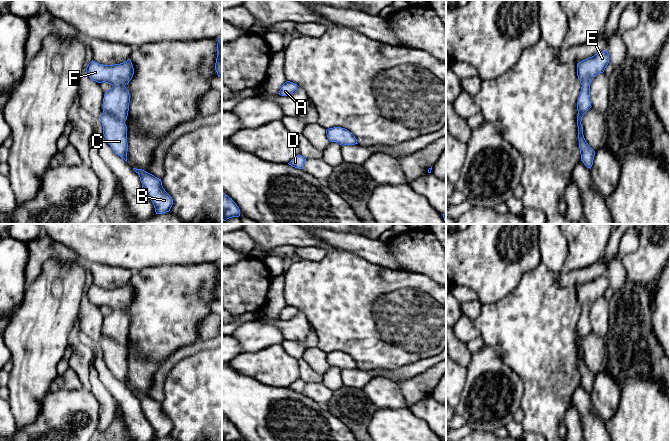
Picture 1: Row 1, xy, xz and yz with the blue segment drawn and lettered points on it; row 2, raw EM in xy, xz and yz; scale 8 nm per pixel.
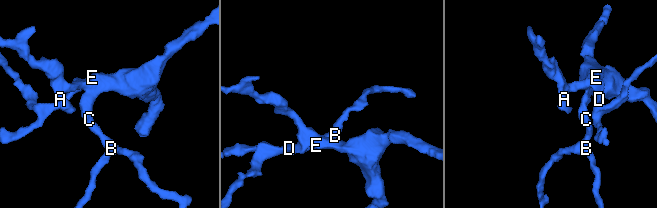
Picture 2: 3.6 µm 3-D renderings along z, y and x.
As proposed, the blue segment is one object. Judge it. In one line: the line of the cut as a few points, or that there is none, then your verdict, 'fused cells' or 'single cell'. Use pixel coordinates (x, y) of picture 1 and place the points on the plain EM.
no cut; single cell

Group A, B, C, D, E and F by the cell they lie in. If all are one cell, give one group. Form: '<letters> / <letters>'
A B C D E F

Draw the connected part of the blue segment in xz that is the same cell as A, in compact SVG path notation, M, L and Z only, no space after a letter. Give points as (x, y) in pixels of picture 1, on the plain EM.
M286 305L282 310L281 313L279 315L279 319L281 320L290 320L292 318L294 318L297 314L298 314L298 309L290 306L290 305Z

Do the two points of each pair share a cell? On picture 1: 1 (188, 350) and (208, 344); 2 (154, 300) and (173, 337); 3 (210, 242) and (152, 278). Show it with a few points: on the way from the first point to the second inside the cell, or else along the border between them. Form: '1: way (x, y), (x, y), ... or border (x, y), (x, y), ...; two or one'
1: way (193, 349), (203, 345); one
2: way (163, 309), (165, 311), (165, 328); one
3: border (197, 263), (153, 265), (151, 267); two

